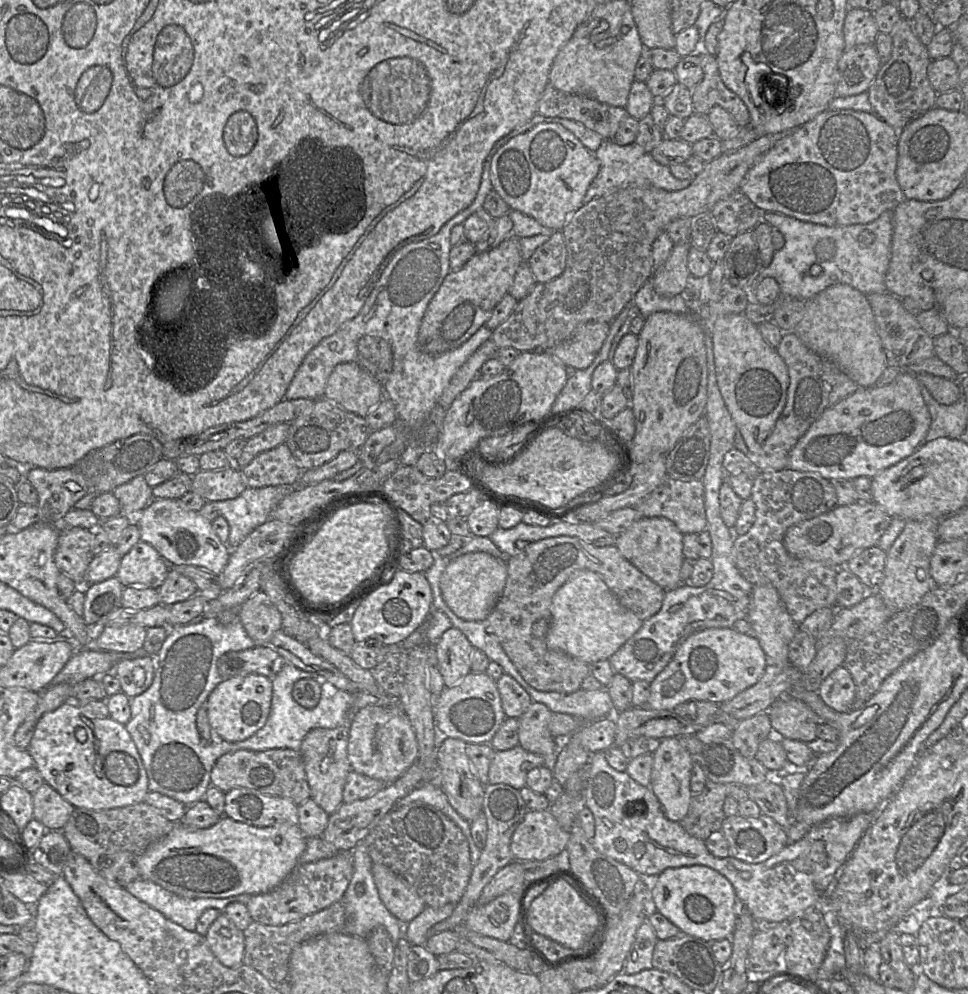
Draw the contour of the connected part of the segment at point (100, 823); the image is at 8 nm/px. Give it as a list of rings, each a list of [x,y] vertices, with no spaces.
[[[140,802],[104,810],[75,808],[61,831],[72,851],[83,856],[109,883],[125,888],[131,882],[141,879],[136,865],[139,856],[150,845],[169,834],[176,824],[155,807]]]

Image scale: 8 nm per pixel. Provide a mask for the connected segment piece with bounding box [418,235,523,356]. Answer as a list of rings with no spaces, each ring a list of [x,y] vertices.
[[[510,235],[498,246],[476,253],[458,271],[444,278],[430,300],[418,331],[420,349],[432,356],[454,350],[466,342],[491,317],[494,308],[512,286],[514,276],[522,265],[519,239]]]

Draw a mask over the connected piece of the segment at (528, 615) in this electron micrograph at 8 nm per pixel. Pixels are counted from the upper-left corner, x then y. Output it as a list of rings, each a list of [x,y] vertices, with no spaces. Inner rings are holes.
[[[570,536],[549,537],[529,543],[518,554],[511,556],[507,560],[507,579],[503,592],[489,616],[482,621],[485,631],[496,636],[524,681],[538,691],[571,694],[581,689],[583,680],[590,674],[589,664],[560,650],[552,650],[546,644],[546,636],[551,624],[552,598],[575,571],[590,570],[597,573],[616,596],[619,603],[632,611],[642,621],[657,614],[661,609],[665,590],[660,585],[649,579],[626,560],[616,545],[595,547],[591,542]]]

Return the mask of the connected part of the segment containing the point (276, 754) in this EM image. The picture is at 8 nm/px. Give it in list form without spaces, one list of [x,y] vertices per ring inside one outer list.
[[[276,748],[265,751],[238,750],[222,755],[211,770],[211,786],[223,792],[236,787],[256,790],[261,794],[283,797],[296,805],[311,798],[303,758],[299,751],[289,748]]]

